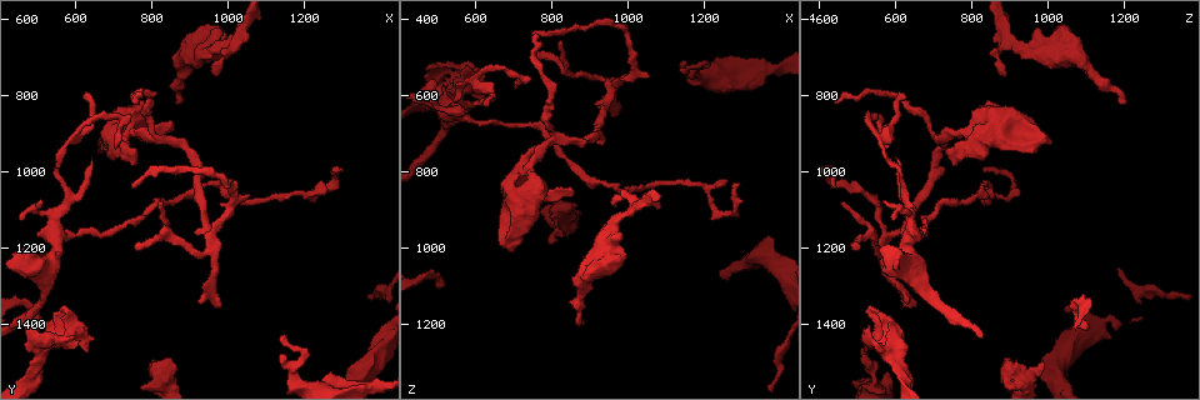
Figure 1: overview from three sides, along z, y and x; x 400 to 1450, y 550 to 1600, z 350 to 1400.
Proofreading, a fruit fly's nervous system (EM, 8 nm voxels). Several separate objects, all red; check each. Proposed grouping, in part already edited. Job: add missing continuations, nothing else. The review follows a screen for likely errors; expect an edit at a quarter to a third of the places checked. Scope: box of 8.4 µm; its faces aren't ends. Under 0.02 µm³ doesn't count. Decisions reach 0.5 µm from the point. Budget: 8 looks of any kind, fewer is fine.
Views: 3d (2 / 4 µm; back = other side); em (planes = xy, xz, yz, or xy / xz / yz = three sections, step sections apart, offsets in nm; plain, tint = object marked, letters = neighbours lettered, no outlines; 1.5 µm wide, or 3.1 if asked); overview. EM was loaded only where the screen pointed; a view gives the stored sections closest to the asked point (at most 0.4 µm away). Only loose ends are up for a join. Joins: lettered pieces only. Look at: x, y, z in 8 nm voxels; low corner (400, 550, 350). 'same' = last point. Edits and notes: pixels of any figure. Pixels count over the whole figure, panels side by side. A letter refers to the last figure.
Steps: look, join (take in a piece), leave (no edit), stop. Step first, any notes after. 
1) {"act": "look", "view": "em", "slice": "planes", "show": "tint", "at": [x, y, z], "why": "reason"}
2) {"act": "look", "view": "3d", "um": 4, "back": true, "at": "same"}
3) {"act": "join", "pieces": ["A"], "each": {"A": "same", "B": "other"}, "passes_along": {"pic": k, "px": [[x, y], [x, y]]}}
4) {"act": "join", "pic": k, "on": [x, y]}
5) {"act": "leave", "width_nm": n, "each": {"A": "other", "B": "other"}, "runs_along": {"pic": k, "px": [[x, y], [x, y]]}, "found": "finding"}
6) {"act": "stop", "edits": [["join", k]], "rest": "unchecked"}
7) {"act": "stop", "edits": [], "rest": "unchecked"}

{"act": "look", "view": "3d", "um": 4, "at": [965, 750, 890], "why": "an open end"}

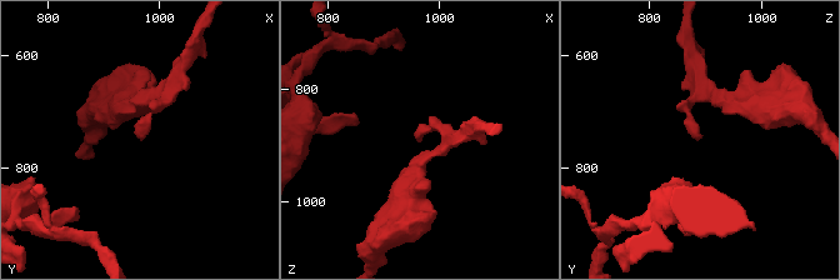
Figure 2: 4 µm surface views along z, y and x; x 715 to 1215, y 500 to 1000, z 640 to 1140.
{"act": "look", "view": "em", "slice": "xz", "step": 4, "show": "letters", "at": [970, 750, 890]}

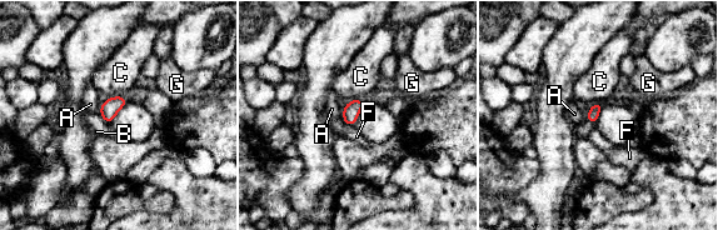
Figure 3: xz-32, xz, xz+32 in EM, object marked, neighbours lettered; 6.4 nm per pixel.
{"act": "leave", "longest_contact_nm": ["B", 100], "each": {"A": "other", "B": "other", "C": "other", "F": "other", "G": "other"}, "border": {"pic": 3, "px": [[342, 109], [343, 118]]}, "found": "none of them fits"}

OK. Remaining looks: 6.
{"act": "look", "view": "3d", "um": 2, "at": [870, 825, 1205], "why": "free end"}

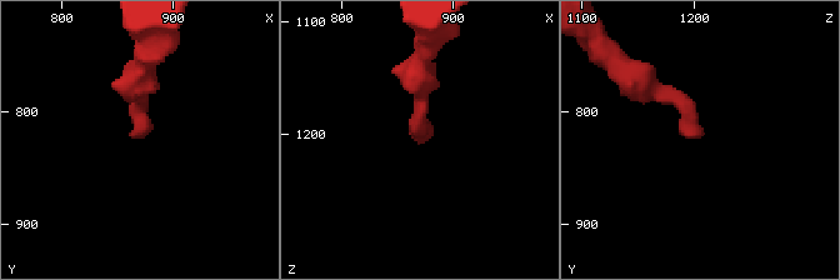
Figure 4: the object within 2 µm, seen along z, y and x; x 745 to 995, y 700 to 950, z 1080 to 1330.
{"act": "look", "view": "em", "slice": "planes", "show": "plain", "at": [864, 824, 1200], "why": "now the EM"}

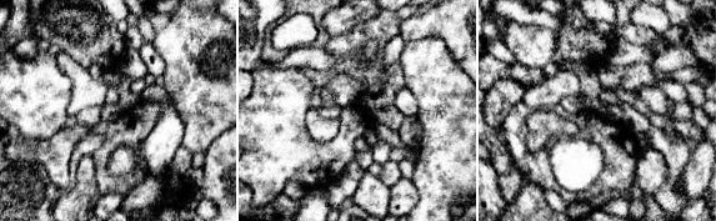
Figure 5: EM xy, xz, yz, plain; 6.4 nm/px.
{"act": "look", "view": "em", "slice": "planes", "show": "letters", "at": "same"}

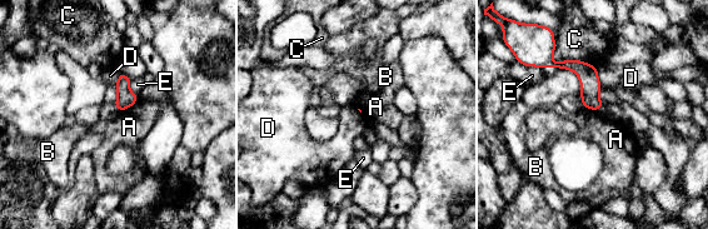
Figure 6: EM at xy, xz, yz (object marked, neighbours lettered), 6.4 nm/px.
{"act": "leave", "each": {"A": "other", "B": "other", "C": "other", "D": "other", "E": "other"}, "border": {"pic": 6, "px": [[597, 69], [597, 76], [602, 86]]}, "found": "no lettered piece goes on from it"}

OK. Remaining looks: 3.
{"act": "look", "view": "3d", "um": 4, "at": [740, 815, 455], "why": "long arm stops here"}

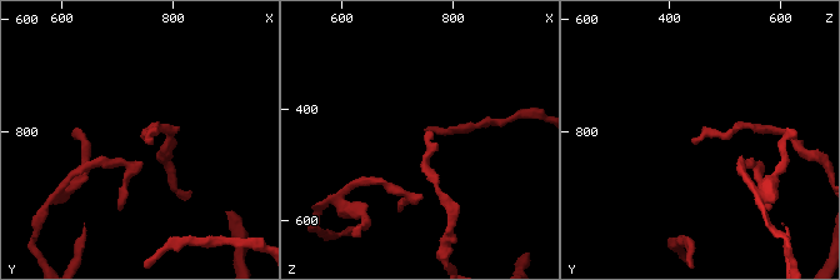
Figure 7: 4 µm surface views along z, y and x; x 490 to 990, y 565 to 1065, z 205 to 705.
{"act": "look", "view": "em", "slice": "planes", "show": "letters", "at": [745, 815, 445], "why": "now the EM"}

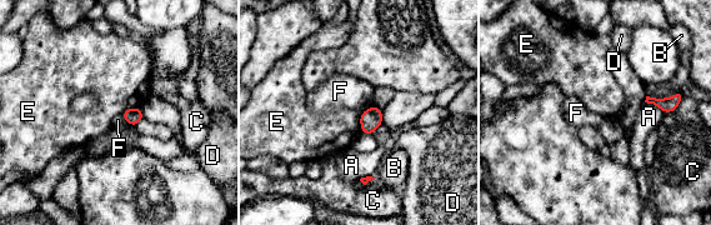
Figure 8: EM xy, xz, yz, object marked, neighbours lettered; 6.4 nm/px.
{"act": "leave", "each": {"A": "other", "B": "other", "C": "other", "D": "other", "E": "other", "F": "other"}, "border": {"pic": 8, "px": [[140, 106], [125, 109], [120, 114]]}, "found": "none of them fits"}

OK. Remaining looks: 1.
{"act": "stop", "edits": [], "rest": "unchecked"}

